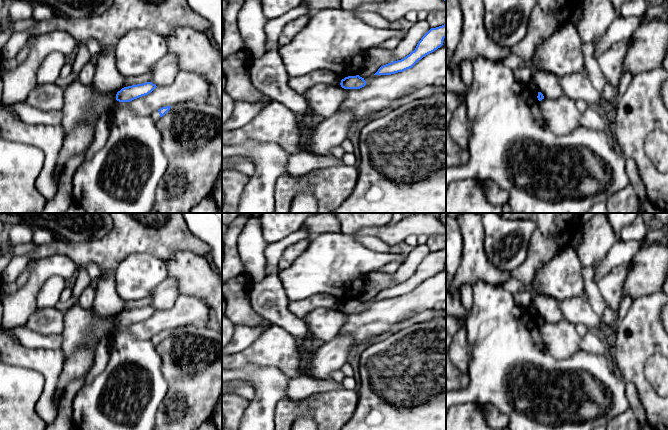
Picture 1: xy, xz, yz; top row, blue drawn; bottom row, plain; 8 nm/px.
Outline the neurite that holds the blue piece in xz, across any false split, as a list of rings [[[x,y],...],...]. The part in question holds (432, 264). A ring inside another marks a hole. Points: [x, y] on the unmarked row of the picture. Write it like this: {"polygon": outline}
{"polygon": [[[446,247],[431,252],[418,266],[414,275],[401,284],[381,290],[374,299],[391,299],[412,292],[419,284],[443,269],[446,262]]]}

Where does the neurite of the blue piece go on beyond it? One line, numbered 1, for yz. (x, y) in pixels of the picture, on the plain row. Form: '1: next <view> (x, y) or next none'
1: next none

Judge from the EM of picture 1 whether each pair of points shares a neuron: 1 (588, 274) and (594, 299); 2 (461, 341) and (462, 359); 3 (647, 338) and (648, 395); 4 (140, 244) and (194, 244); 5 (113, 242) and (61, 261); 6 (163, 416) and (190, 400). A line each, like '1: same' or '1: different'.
1: same
2: same
3: same
4: same
5: different
6: same

